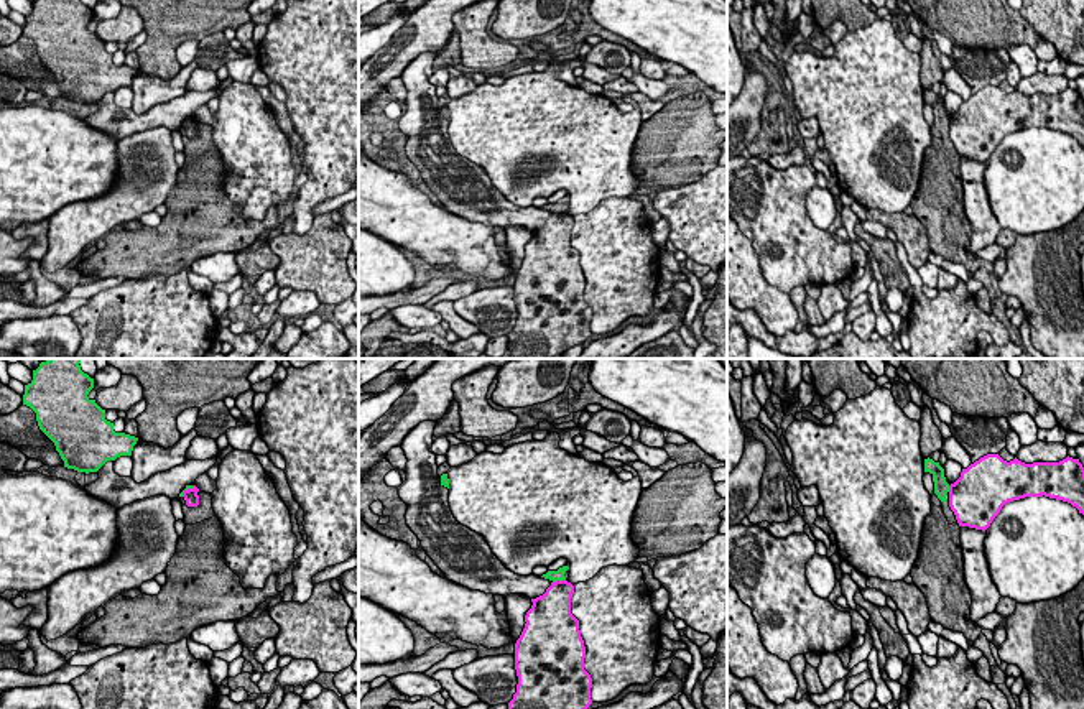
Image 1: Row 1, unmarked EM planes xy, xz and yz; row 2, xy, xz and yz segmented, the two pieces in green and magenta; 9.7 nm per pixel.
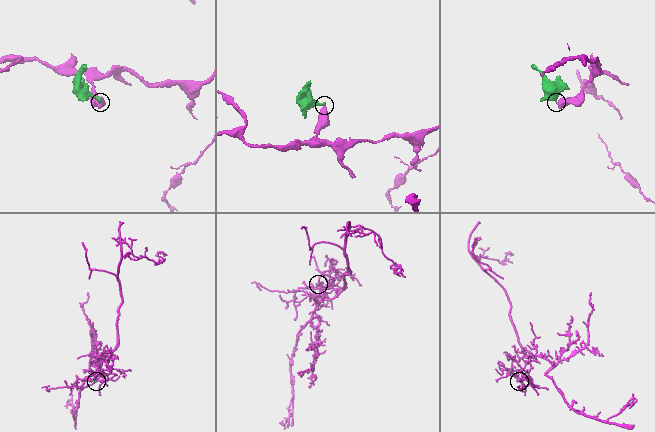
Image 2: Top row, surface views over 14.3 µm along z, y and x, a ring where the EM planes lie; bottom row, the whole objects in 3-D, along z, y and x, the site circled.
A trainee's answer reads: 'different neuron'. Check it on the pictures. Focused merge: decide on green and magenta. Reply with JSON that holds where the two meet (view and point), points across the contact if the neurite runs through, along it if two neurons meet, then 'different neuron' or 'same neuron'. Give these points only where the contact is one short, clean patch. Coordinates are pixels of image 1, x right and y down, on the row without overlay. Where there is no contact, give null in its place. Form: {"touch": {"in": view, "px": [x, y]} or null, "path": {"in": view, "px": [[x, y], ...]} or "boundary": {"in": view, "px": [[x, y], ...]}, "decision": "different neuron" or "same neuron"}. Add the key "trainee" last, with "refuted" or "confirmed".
{"touch": {"in": "xz", "px": [558, 211]}, "boundary": {"in": "xz", "px": [[565, 211], [553, 214]]}, "decision": "different neuron", "trainee": "confirmed"}

